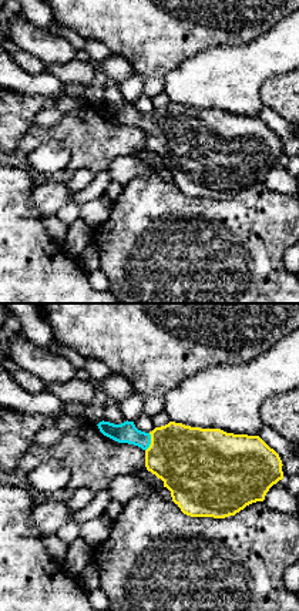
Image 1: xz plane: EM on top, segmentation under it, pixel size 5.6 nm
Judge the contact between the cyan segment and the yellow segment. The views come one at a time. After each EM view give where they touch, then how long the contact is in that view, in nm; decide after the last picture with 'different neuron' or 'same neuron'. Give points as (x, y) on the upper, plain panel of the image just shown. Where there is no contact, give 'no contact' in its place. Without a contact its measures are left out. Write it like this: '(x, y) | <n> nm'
(150, 123) | 110 nm

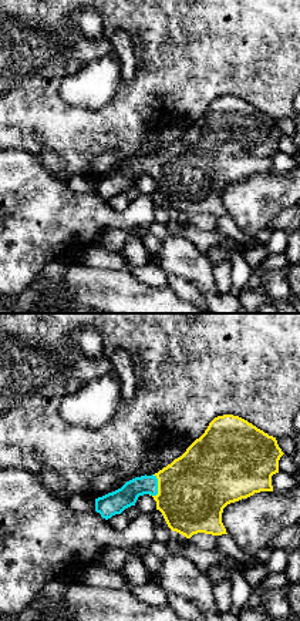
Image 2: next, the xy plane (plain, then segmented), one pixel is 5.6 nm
(157, 167) | 130 nm

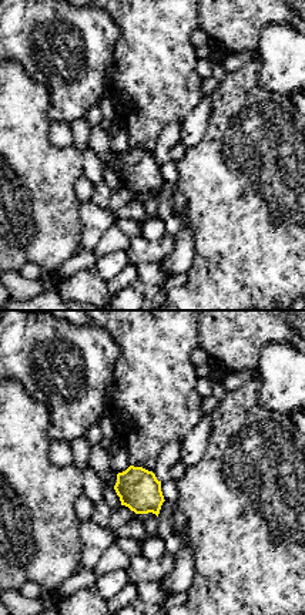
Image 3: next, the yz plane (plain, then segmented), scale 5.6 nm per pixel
no contact

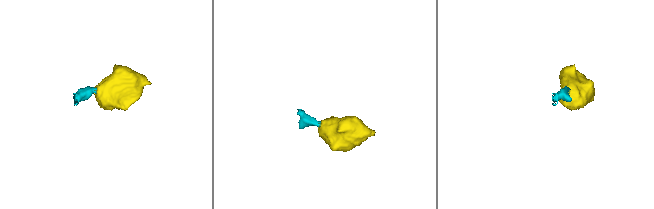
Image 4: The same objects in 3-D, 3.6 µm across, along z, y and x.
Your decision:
same neuron

